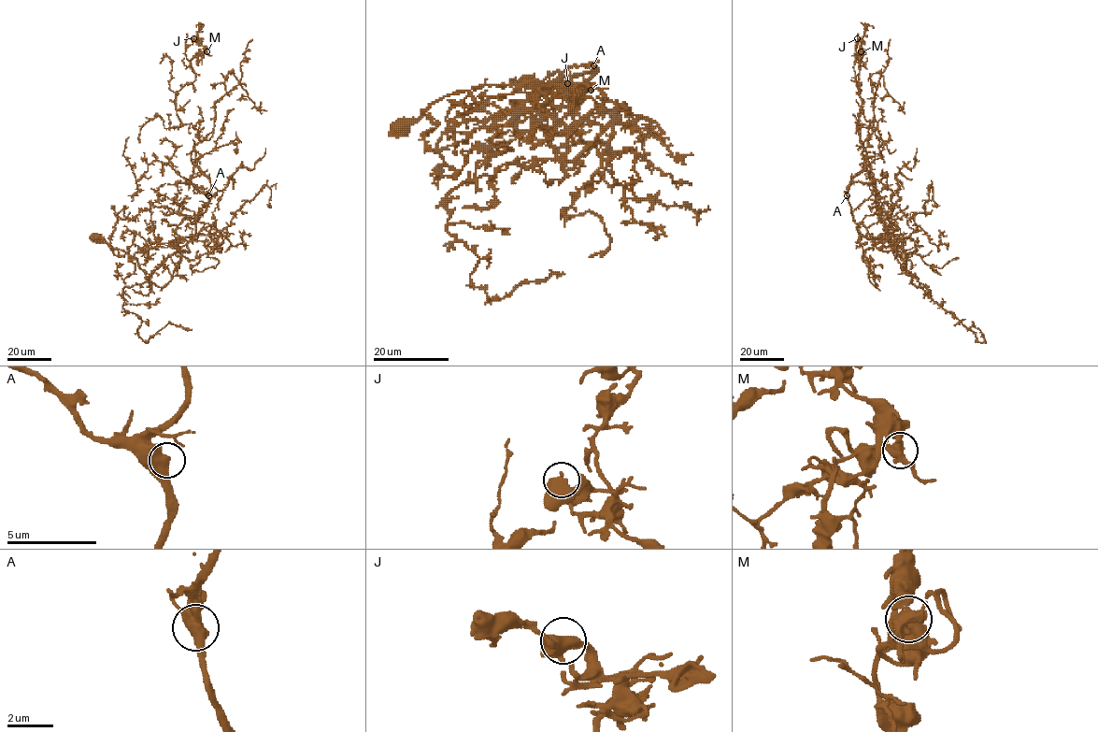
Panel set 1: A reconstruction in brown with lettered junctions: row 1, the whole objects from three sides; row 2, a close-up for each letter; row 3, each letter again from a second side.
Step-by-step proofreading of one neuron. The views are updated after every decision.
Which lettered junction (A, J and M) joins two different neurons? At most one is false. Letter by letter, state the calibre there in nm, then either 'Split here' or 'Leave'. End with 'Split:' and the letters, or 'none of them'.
A: Thickness 480 nm. Leave
J: Thickness 460 nm. Leave
M: Thickness 480 nm. Split here
Split: M

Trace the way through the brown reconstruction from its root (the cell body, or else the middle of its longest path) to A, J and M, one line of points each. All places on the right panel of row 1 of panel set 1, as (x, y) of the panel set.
A: (883, 236), (862, 255), (868, 269), (869, 279), (876, 287), (869, 262), (859, 241), (861, 235), (847, 195)
J: (883, 236), (862, 255), (876, 287), (847, 194), (851, 179), (865, 167), (857, 130), (862, 106), (857, 38)
M: (883, 236), (862, 255), (876, 287), (847, 194), (851, 179), (865, 167), (857, 130), (862, 51)

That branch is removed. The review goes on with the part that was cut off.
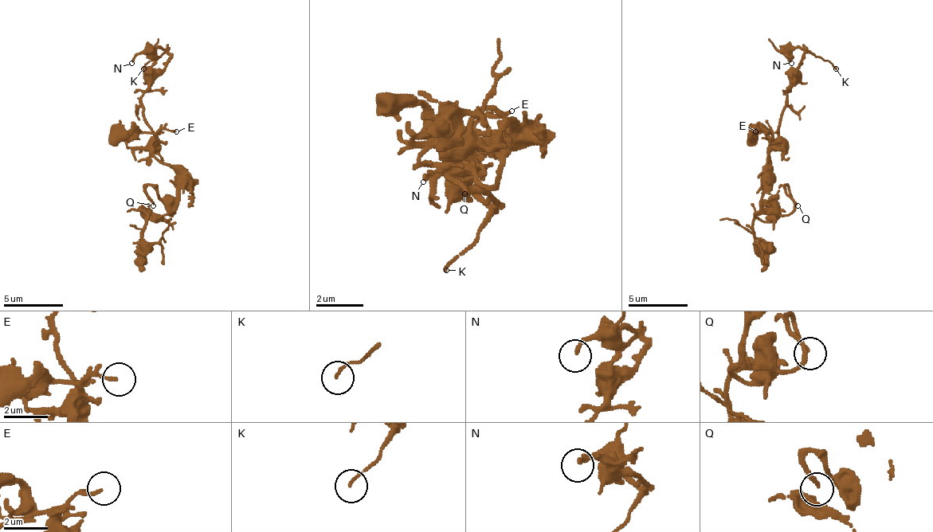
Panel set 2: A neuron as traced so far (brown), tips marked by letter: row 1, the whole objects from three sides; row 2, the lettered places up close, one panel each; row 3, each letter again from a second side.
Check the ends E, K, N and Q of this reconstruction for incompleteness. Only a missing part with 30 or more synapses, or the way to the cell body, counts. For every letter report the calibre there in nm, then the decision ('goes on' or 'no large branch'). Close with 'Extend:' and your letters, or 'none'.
E: 90 nm | no large branch
K: 100 nm | no large branch
N: 180 nm | no large branch
Q: 170 nm | goes on
Extend: Q

